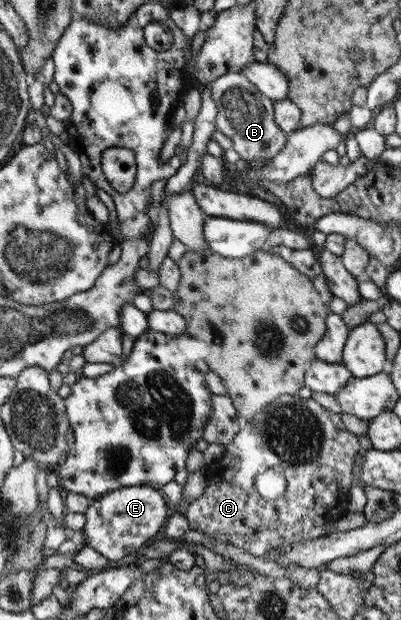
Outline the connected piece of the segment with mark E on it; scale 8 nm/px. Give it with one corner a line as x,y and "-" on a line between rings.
153,486
125,487
106,494
95,500
85,513
82,534
85,545
89,543
93,549
107,557
112,565
123,563
135,556
139,547
143,547
161,531
163,523
168,519
168,506
159,489

